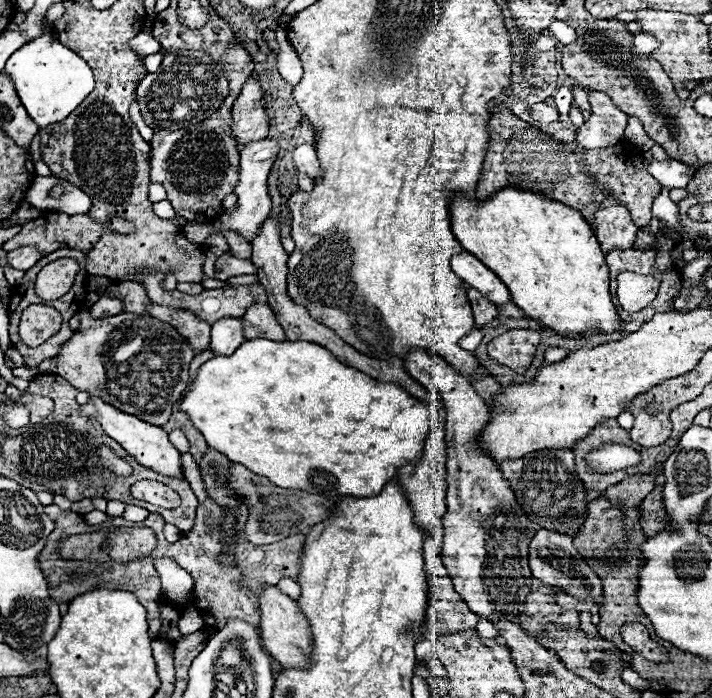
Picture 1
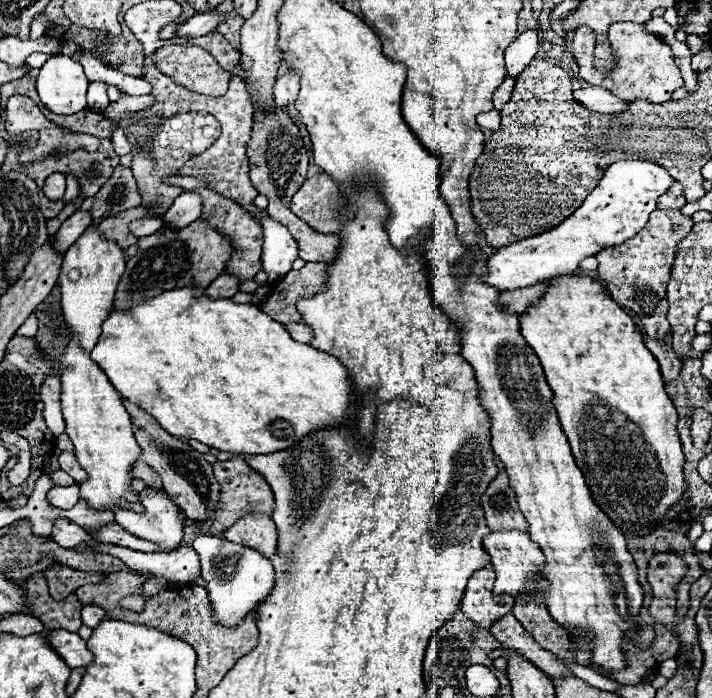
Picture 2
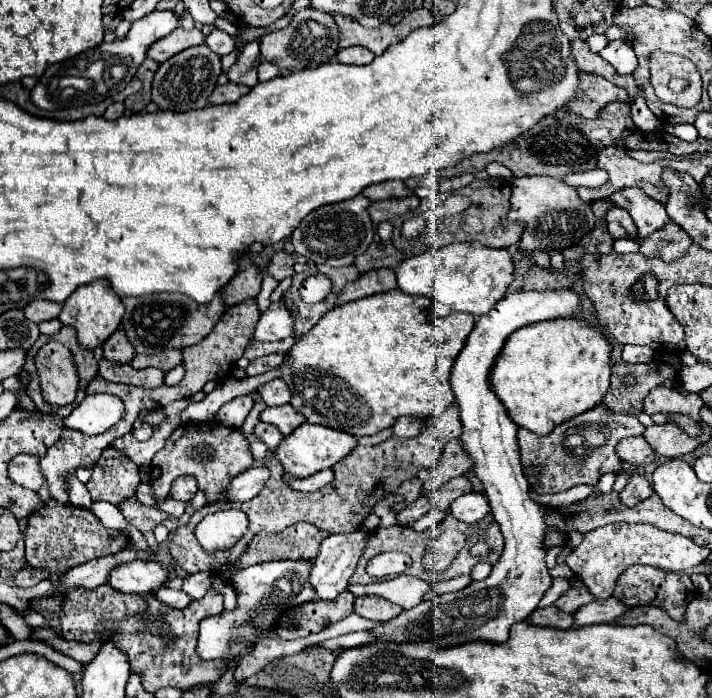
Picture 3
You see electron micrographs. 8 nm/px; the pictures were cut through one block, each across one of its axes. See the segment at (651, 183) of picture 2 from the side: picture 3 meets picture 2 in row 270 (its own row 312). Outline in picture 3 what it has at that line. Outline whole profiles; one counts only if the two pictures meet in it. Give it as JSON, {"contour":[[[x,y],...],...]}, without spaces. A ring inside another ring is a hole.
{"contour":[[[540,290],[540,292],[512,292],[506,294],[500,302],[496,302],[492,306],[492,310],[484,316],[478,318],[474,330],[468,336],[468,342],[464,346],[464,350],[458,354],[454,370],[452,370],[452,390],[454,396],[460,404],[460,418],[462,418],[462,434],[460,440],[464,444],[464,450],[470,454],[470,458],[474,460],[474,472],[480,478],[480,482],[484,484],[486,490],[486,498],[488,504],[492,508],[494,520],[500,526],[500,532],[504,536],[504,552],[500,556],[500,560],[496,562],[496,566],[492,568],[492,574],[482,580],[482,582],[472,582],[468,584],[464,590],[458,592],[450,592],[450,594],[442,594],[432,598],[432,608],[430,612],[422,614],[420,612],[420,604],[404,610],[400,616],[378,624],[376,628],[370,630],[362,630],[362,632],[350,632],[344,634],[340,638],[334,640],[326,640],[322,642],[324,648],[340,652],[340,650],[348,650],[348,648],[360,648],[360,646],[368,646],[368,644],[378,644],[378,642],[398,642],[398,644],[408,644],[408,642],[430,642],[434,650],[442,650],[442,648],[452,648],[452,646],[460,646],[466,642],[474,642],[474,640],[484,640],[484,642],[492,642],[492,644],[502,644],[508,640],[508,632],[510,626],[516,622],[526,620],[538,606],[540,598],[544,596],[544,592],[552,586],[552,576],[548,572],[546,566],[546,550],[544,550],[544,536],[546,536],[546,514],[548,510],[536,502],[532,502],[530,498],[530,484],[524,478],[522,472],[522,464],[520,464],[520,454],[518,454],[518,442],[516,442],[516,426],[510,426],[510,416],[506,406],[502,406],[500,398],[494,394],[490,380],[490,372],[492,366],[506,342],[506,338],[526,326],[526,324],[534,324],[534,322],[542,322],[542,320],[554,320],[554,318],[570,318],[576,316],[576,308],[578,308],[578,296],[574,290]]]}

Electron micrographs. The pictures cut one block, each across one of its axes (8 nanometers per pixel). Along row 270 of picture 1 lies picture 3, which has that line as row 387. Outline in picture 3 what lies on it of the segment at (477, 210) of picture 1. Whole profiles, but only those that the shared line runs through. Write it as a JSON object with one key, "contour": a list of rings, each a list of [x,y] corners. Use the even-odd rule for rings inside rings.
{"contour":[[[562,318],[556,322],[536,322],[534,326],[518,328],[508,336],[496,364],[492,370],[492,388],[502,400],[510,418],[540,436],[546,436],[554,426],[598,406],[610,386],[610,352],[612,346],[604,334],[590,322],[582,318]]]}

